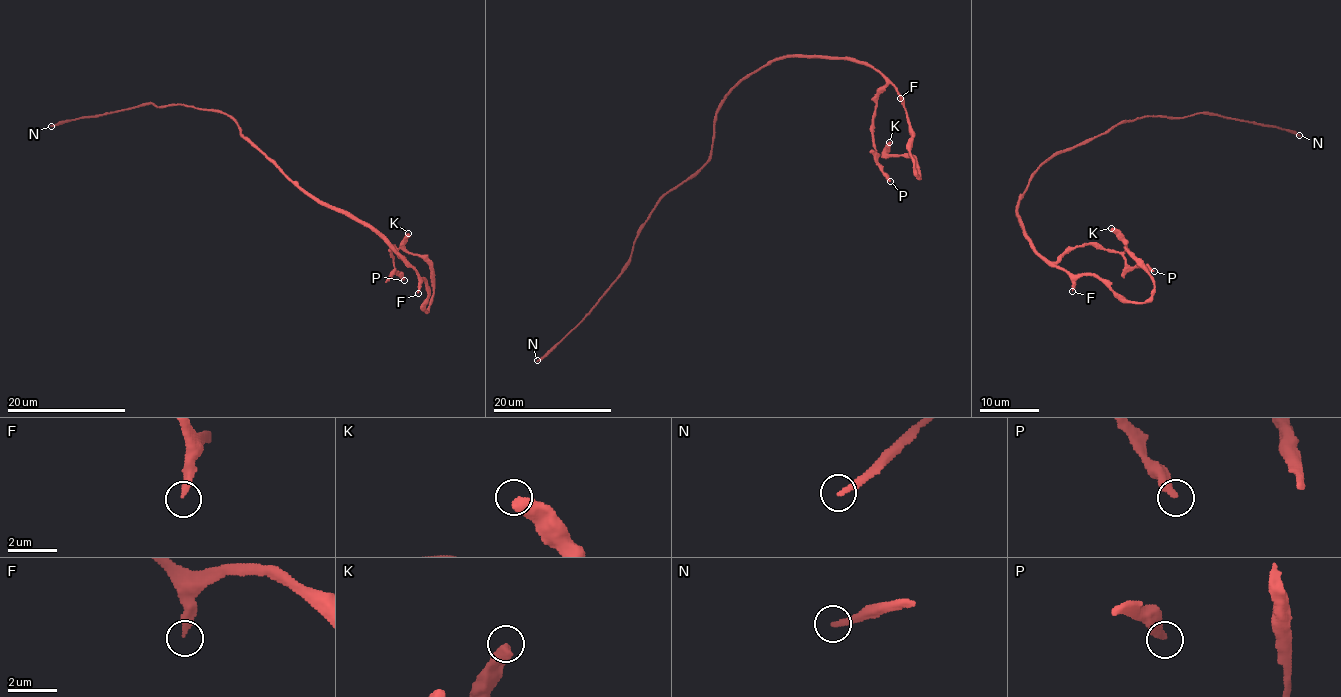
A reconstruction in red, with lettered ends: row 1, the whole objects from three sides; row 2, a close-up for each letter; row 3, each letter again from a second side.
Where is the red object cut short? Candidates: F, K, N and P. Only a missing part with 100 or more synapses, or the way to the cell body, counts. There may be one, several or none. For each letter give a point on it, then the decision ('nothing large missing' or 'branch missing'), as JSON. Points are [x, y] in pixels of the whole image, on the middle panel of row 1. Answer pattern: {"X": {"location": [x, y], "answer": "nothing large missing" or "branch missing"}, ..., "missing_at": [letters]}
{"F": {"location": [900, 98], "answer": "nothing large missing"}, "K": {"location": [889, 142], "answer": "nothing large missing"}, "N": {"location": [537, 360], "answer": "branch missing"}, "P": {"location": [890, 181], "answer": "nothing large missing"}, "missing_at": ["N"]}

